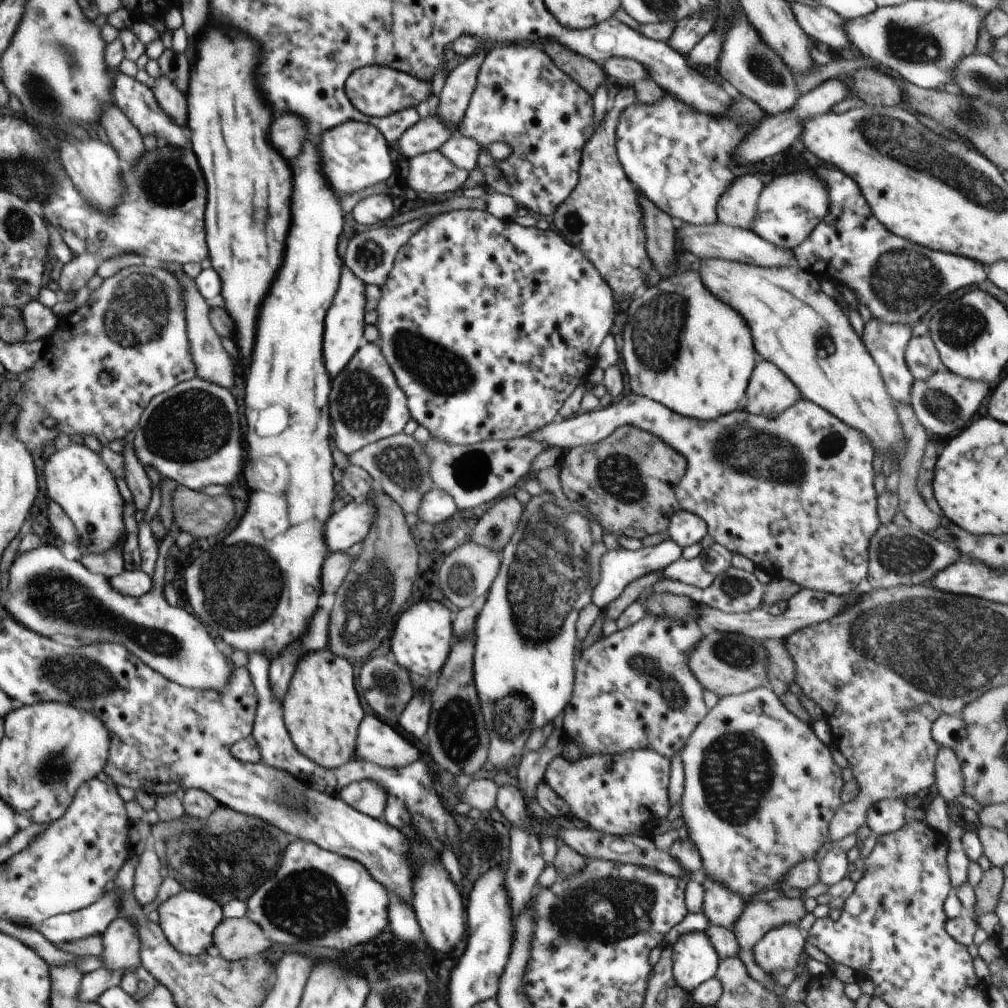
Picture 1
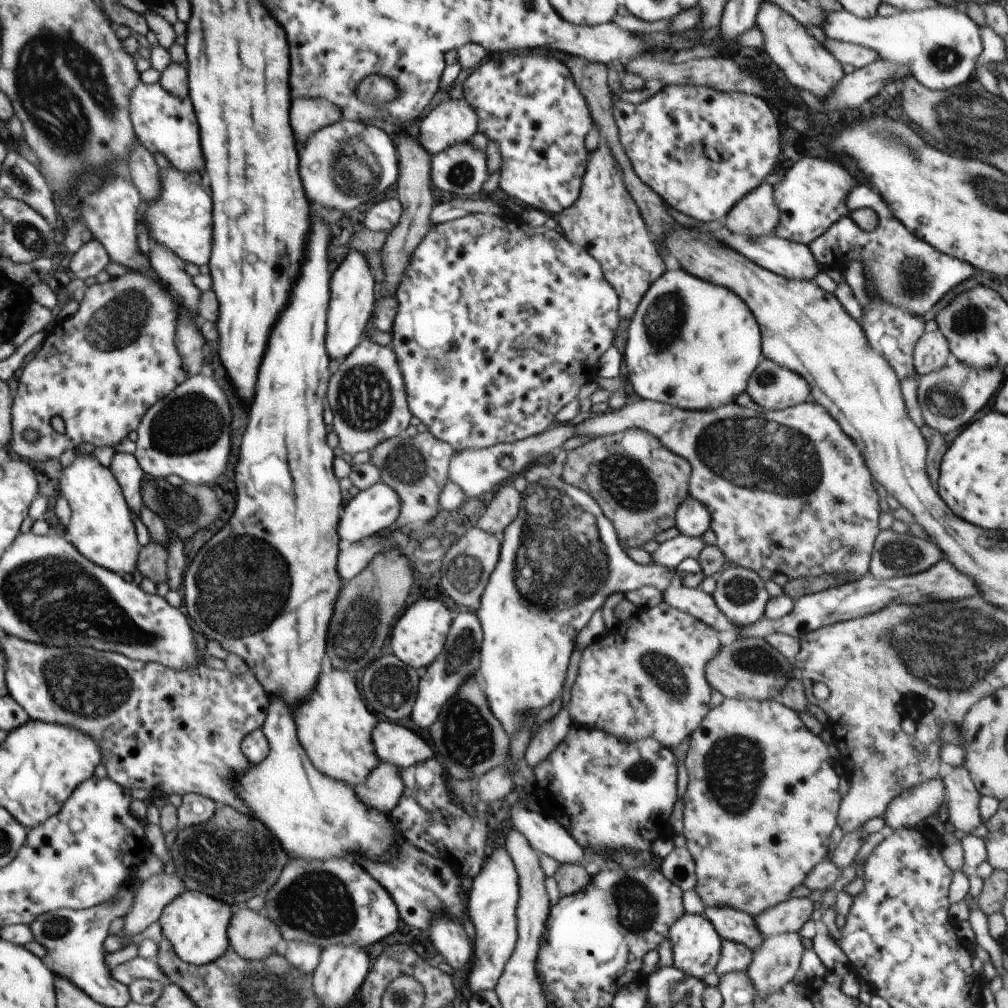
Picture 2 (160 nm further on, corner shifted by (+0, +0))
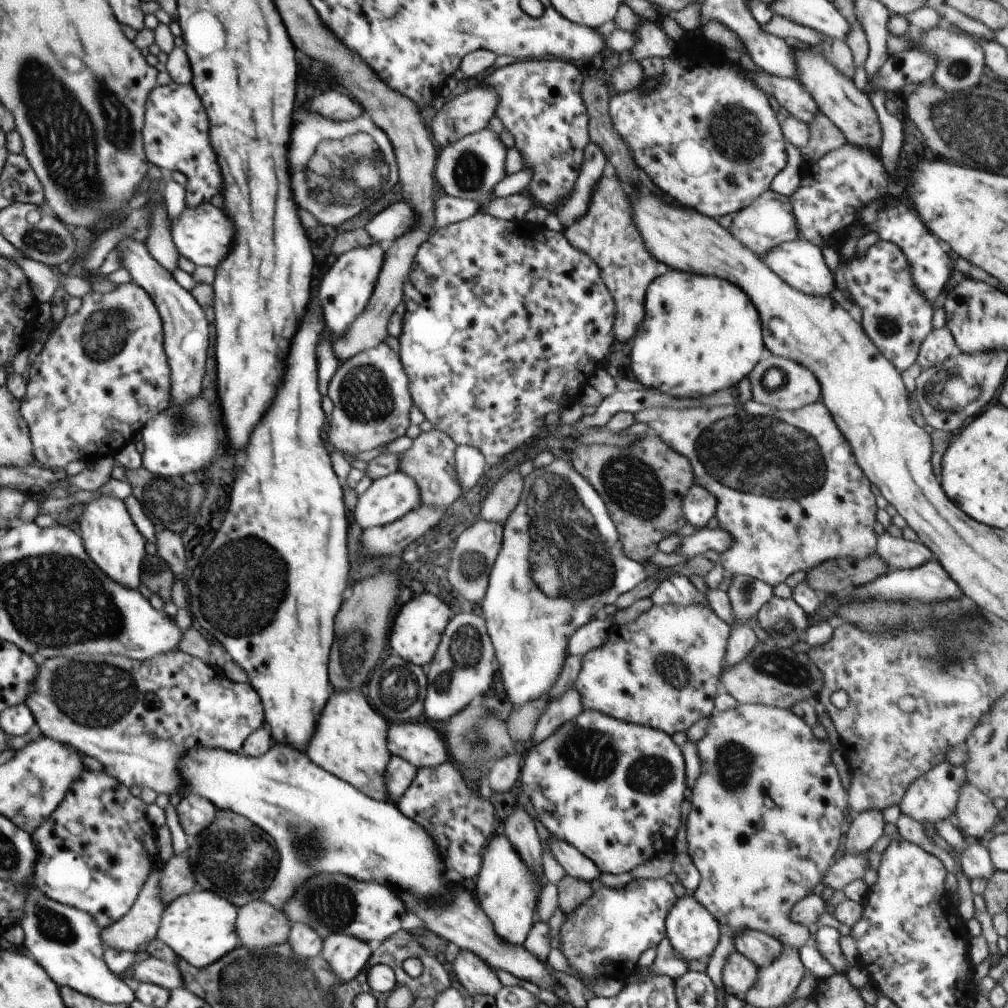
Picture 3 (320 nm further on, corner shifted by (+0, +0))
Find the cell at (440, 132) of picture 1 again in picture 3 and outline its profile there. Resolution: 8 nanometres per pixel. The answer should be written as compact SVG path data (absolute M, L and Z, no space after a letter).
M488 86L462 91L454 97L446 100L432 118L432 134L442 148L487 128L499 102L496 90Z

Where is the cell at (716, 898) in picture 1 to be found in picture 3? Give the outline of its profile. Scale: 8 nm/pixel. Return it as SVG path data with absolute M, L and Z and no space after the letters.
M742 930L739 934L734 934L734 946L737 952L750 958L757 968L761 968L780 958L783 945L770 934L758 930Z

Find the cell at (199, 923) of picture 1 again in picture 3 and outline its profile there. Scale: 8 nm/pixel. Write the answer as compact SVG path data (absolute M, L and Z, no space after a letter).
M197 887L193 892L176 898L167 904L156 939L185 962L198 969L210 967L239 946L236 934L237 912L235 904L217 893Z

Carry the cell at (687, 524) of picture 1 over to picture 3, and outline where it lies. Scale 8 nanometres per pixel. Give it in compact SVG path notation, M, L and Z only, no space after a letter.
M695 483L683 499L682 511L686 522L704 529L716 515L716 498Z

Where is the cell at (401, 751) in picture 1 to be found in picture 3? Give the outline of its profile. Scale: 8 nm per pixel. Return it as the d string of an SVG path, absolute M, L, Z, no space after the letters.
M393 723L388 726L386 738L391 756L400 756L417 770L436 767L448 761L449 754L443 735L430 723Z

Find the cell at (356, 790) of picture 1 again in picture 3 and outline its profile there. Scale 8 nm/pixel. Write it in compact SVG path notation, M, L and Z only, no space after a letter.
M391 756L388 766L386 766L386 772L384 772L384 786L386 786L386 794L388 794L386 801L397 802L412 784L416 772L417 769L404 758Z

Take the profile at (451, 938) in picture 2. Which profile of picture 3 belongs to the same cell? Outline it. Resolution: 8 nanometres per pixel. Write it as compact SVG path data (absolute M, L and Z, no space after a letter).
M460 949L453 967L458 982L472 997L476 994L488 994L488 996L496 997L496 994L503 988L495 971L474 952Z

